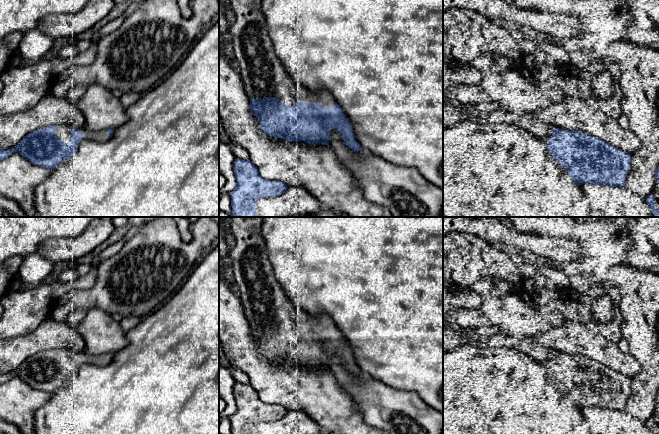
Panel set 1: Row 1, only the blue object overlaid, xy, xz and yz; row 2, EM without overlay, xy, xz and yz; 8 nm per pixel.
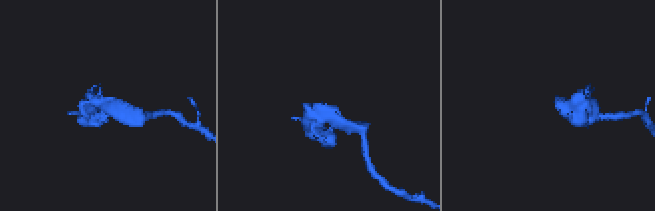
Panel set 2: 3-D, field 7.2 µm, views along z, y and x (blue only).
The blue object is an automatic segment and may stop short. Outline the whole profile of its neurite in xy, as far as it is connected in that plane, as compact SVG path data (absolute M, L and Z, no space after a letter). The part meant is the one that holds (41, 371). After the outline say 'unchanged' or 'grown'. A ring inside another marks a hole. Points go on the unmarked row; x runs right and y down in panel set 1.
M69 348L50 349L40 352L27 358L14 373L0 374L0 385L10 380L13 375L16 375L30 387L52 394L63 384L74 380L84 359L84 355Z; grown

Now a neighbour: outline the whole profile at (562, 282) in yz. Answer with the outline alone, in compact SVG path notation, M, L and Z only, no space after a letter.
M554 265L542 268L540 275L545 279L553 282L558 290L568 290L571 288L571 281L562 270L557 269Z

